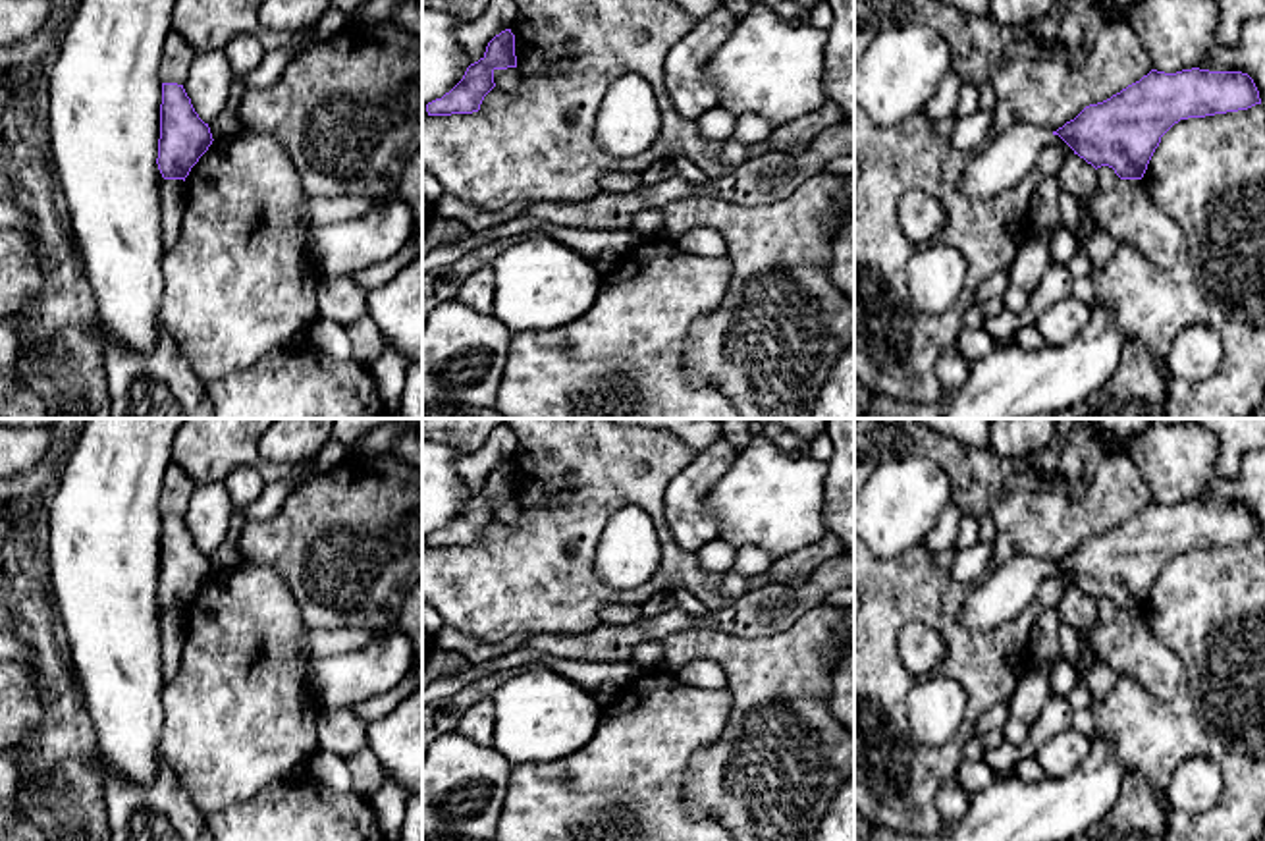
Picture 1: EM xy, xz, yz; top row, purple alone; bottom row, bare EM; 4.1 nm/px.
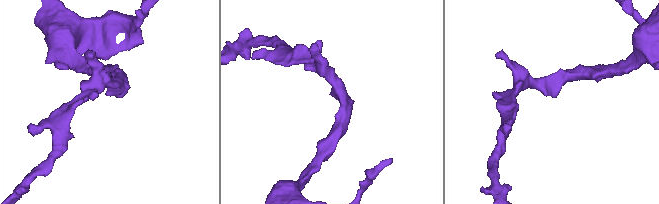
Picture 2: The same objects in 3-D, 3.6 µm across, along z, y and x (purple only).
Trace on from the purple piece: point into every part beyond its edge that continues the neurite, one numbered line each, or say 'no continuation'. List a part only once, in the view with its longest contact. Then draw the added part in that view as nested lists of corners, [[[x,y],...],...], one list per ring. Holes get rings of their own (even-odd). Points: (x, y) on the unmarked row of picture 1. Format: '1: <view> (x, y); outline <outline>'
no continuation

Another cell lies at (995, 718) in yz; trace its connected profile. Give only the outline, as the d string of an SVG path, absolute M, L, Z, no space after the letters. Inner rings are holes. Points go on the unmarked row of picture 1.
M995 704L976 719L972 735L982 737L989 729L1003 729L1009 718L1010 718L1009 706Z

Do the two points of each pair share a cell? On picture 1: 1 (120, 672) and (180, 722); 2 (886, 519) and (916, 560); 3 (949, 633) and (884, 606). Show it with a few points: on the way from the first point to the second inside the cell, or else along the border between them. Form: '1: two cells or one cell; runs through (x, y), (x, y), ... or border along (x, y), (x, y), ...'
1: two cells; border along (166, 681), (162, 689), (161, 753)
2: two cells; border along (922, 542), (888, 558), (874, 556)
3: one cell; runs through (934, 616), (924, 606), (901, 606)

